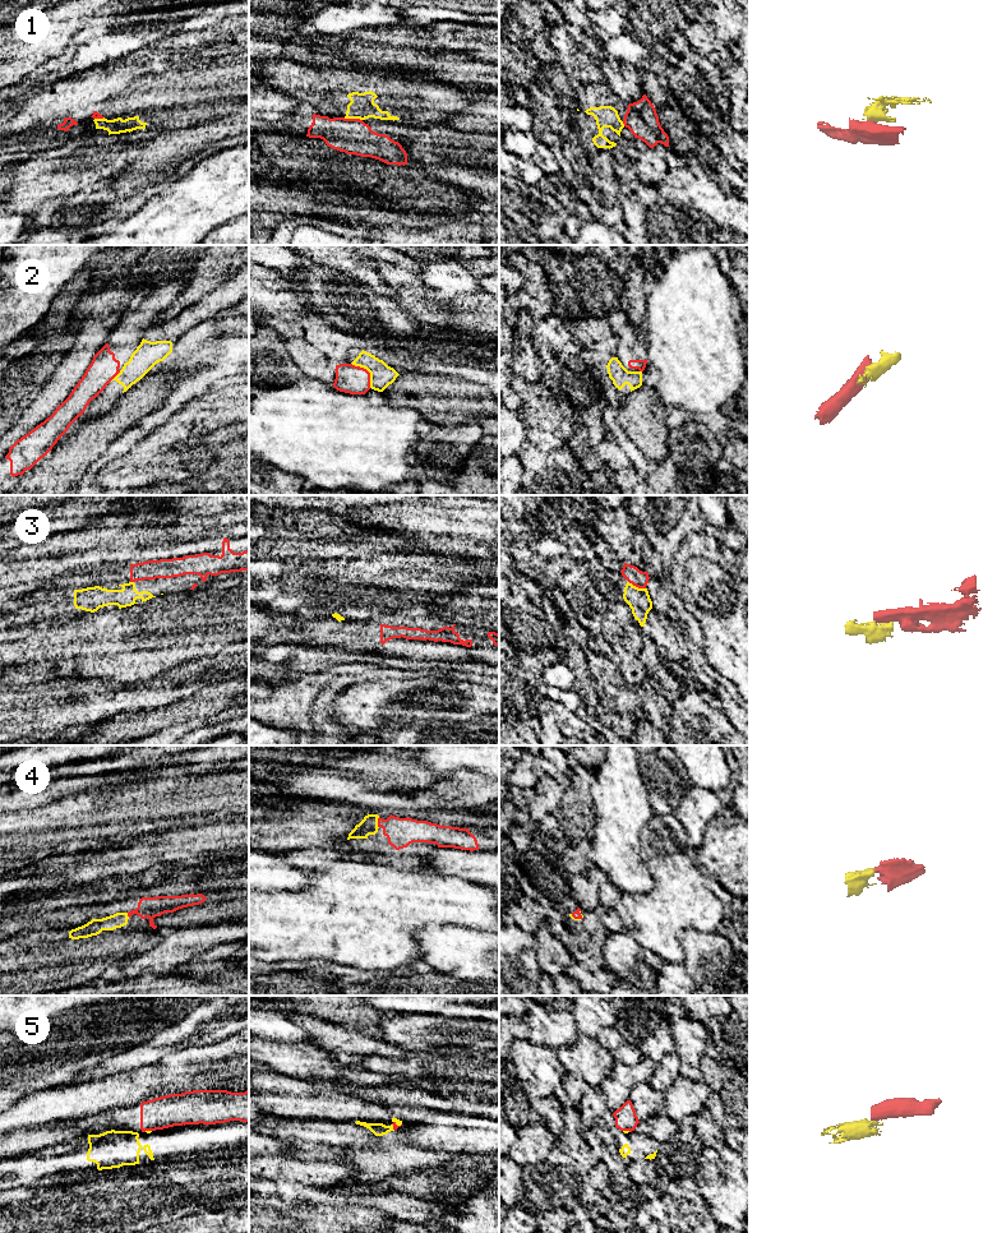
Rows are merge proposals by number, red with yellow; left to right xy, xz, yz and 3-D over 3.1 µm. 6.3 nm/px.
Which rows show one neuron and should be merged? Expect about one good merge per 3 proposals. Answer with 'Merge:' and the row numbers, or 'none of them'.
Merge: 3, 4

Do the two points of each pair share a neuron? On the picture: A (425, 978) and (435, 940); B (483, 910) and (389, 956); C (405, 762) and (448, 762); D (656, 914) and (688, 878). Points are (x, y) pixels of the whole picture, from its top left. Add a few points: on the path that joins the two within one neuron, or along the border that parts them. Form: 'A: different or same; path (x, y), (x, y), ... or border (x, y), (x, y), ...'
A: different; border (420, 961), (456, 978)
B: same; path (457, 910), (424, 910), (404, 931)
C: different; border (414, 758), (416, 763)
D: same; path (665, 905), (681, 887)

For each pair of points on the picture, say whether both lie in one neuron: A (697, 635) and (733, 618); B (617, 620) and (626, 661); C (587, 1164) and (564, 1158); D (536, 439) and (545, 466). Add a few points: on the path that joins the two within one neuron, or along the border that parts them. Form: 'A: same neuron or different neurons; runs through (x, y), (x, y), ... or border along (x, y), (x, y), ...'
A: different neurons; border along (700, 624), (702, 646)
B: same neuron; runs through (621, 631), (627, 641), (626, 651)
C: same neuron; runs through (582, 1164), (569, 1158)
D: different neurons; border along (532, 444), (543, 451), (554, 451), (564, 446)

